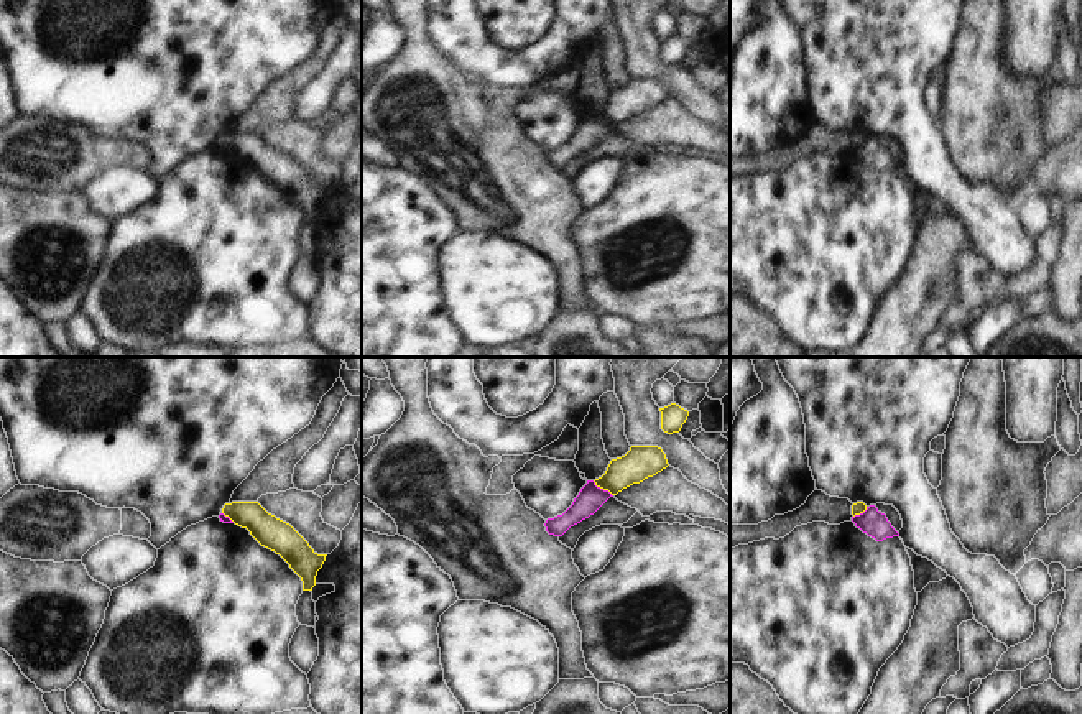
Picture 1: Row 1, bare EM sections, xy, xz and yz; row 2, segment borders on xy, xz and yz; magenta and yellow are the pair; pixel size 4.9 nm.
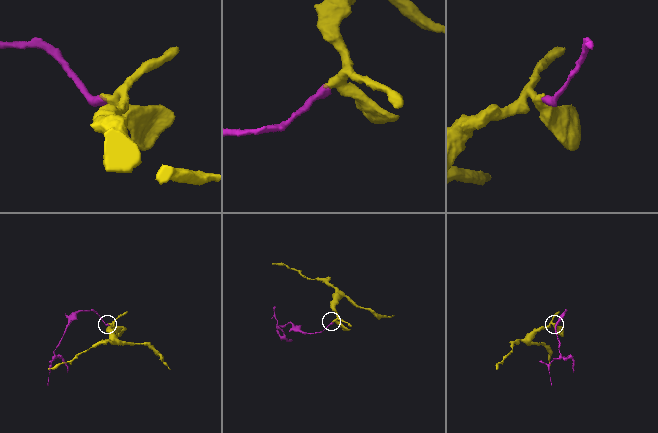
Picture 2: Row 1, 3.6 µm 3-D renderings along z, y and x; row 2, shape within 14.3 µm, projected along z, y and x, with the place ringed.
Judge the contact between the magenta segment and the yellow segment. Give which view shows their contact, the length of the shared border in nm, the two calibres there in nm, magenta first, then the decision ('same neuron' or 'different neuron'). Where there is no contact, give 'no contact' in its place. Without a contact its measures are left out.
contact in xz; length 130 nm; calibres 130 and 160 nm; different neuron

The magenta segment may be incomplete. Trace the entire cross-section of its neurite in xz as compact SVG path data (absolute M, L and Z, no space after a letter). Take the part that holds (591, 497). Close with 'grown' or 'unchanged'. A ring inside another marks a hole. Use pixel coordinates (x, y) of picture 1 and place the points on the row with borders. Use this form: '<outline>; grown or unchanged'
M587 480L562 515L546 520L546 531L554 536L562 536L571 526L594 515L610 497L613 495L608 490L597 487L594 480Z; unchanged

